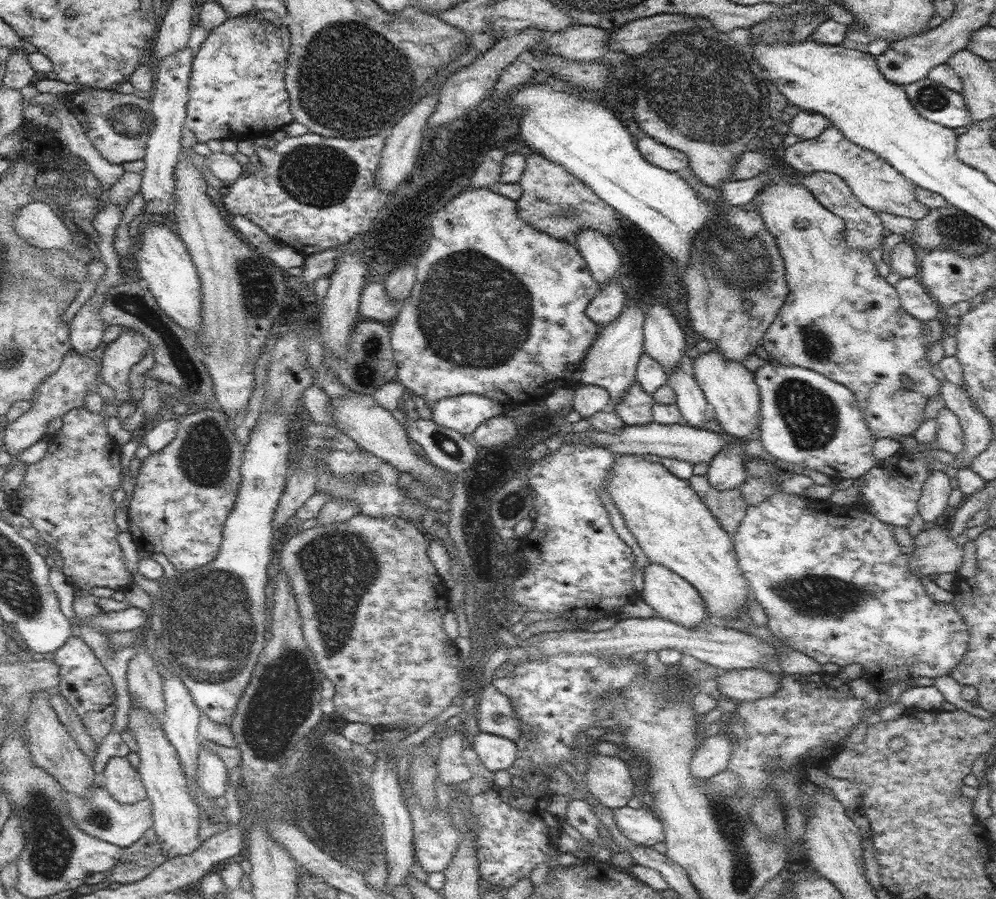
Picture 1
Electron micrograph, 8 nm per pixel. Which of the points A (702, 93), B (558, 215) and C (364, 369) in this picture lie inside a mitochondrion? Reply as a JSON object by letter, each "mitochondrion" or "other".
{"A":"mitochondrion","B":"mitochondrion","C":"mitochondrion"}

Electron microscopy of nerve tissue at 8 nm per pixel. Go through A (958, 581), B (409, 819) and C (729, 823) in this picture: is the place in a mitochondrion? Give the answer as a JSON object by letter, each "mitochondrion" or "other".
{"A":"other","B":"other","C":"mitochondrion"}

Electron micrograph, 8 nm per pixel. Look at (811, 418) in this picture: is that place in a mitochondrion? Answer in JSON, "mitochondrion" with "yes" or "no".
{"mitochondrion":"yes"}

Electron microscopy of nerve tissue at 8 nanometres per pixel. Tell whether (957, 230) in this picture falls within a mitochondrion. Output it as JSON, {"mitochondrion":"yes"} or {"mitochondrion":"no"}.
{"mitochondrion":"yes"}

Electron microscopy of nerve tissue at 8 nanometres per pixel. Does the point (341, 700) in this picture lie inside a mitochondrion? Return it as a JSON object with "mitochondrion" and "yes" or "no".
{"mitochondrion":"no"}

